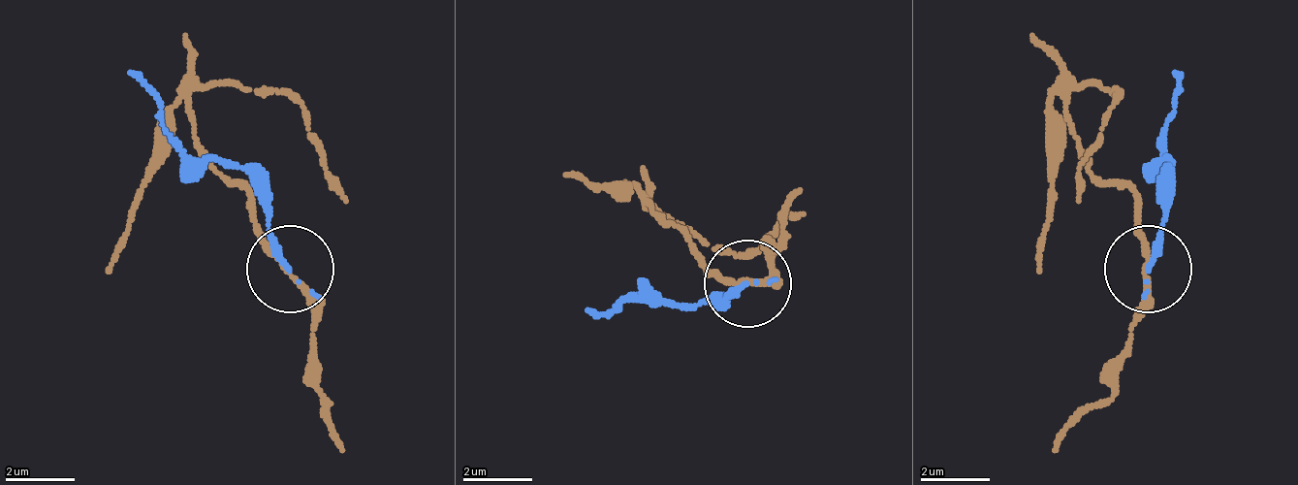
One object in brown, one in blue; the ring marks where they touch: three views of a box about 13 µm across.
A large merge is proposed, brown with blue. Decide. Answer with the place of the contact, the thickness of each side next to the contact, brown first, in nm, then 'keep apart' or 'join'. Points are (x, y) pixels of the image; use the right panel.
place (1148, 269); calibres 160 and 200 nm; keep apart

